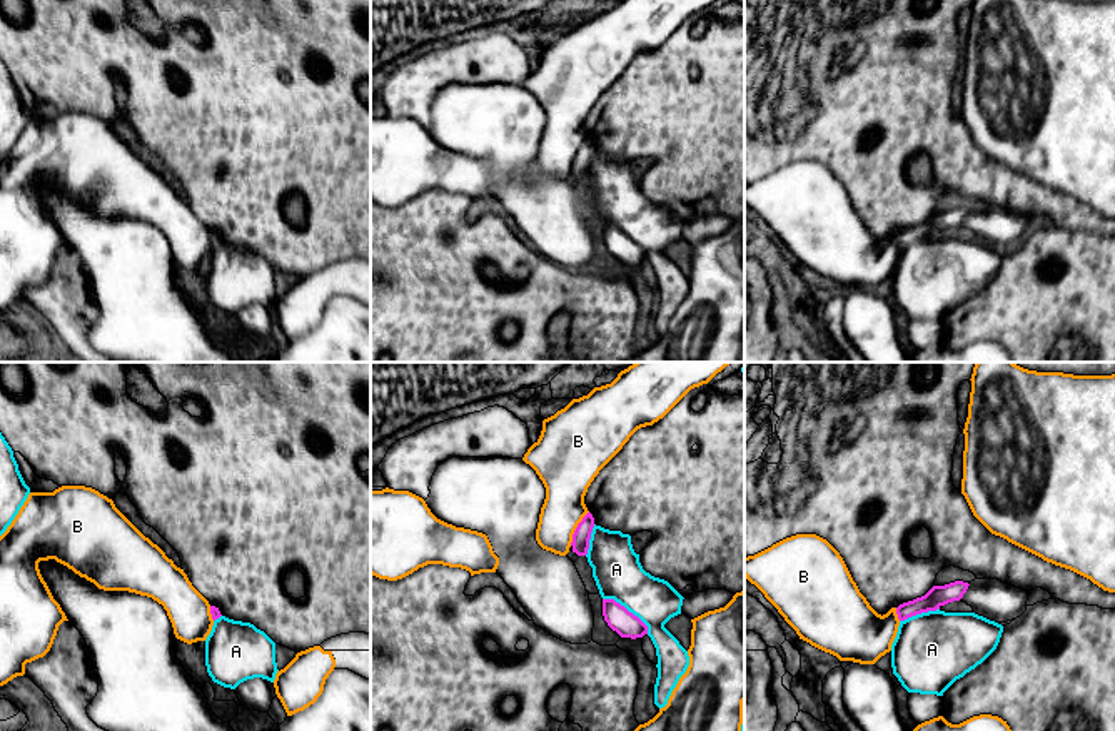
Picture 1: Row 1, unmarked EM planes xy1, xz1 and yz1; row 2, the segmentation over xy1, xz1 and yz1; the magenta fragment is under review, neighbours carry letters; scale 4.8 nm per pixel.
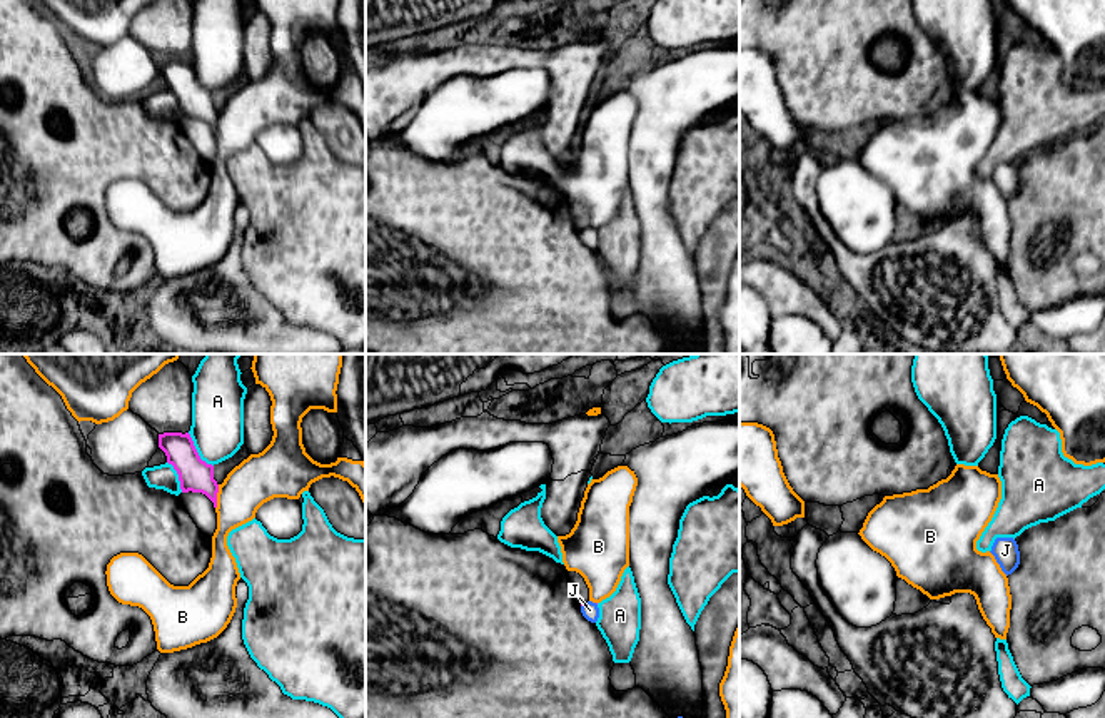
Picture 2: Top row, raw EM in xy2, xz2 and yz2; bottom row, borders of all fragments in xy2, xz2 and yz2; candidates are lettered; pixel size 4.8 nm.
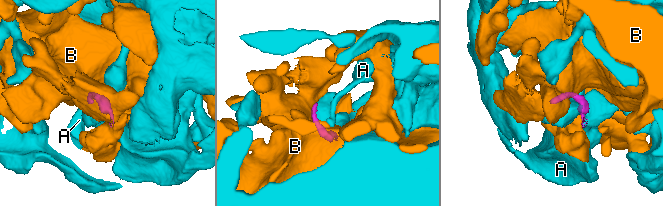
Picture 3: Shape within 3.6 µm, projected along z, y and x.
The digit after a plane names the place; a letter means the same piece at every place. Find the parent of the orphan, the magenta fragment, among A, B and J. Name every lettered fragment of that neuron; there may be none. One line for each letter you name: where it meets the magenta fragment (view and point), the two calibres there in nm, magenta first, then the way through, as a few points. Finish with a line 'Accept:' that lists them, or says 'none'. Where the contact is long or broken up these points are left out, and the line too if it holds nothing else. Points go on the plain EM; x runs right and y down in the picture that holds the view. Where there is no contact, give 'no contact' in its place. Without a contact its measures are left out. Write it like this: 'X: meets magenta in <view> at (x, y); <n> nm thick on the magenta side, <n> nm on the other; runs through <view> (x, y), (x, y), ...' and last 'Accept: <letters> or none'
J: no contact
Accept: J

